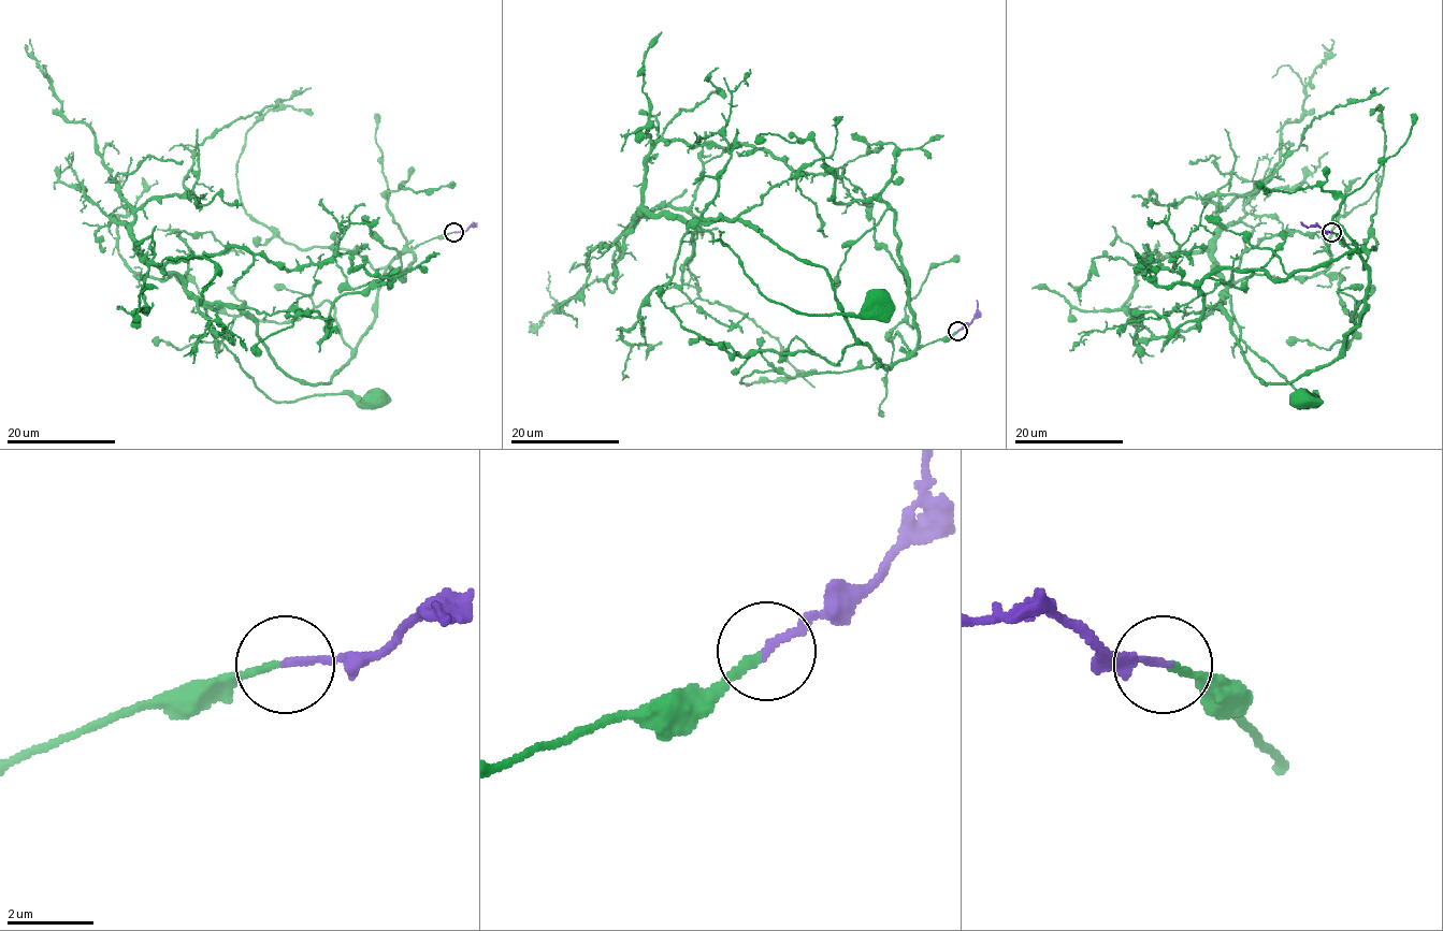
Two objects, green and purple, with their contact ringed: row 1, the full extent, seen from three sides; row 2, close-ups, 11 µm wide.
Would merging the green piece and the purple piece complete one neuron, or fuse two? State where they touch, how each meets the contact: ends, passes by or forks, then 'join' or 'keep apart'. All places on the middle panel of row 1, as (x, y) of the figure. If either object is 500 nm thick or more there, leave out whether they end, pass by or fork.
at (957, 331); green ends there; purple ends there; join

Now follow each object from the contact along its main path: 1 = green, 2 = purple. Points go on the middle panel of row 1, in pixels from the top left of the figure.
1: (957, 331), (885, 367), (850, 330), (821, 267), (738, 219), (696, 224), (781, 305), (864, 315), (880, 304)
2: (957, 331), (975, 317), (976, 300)

